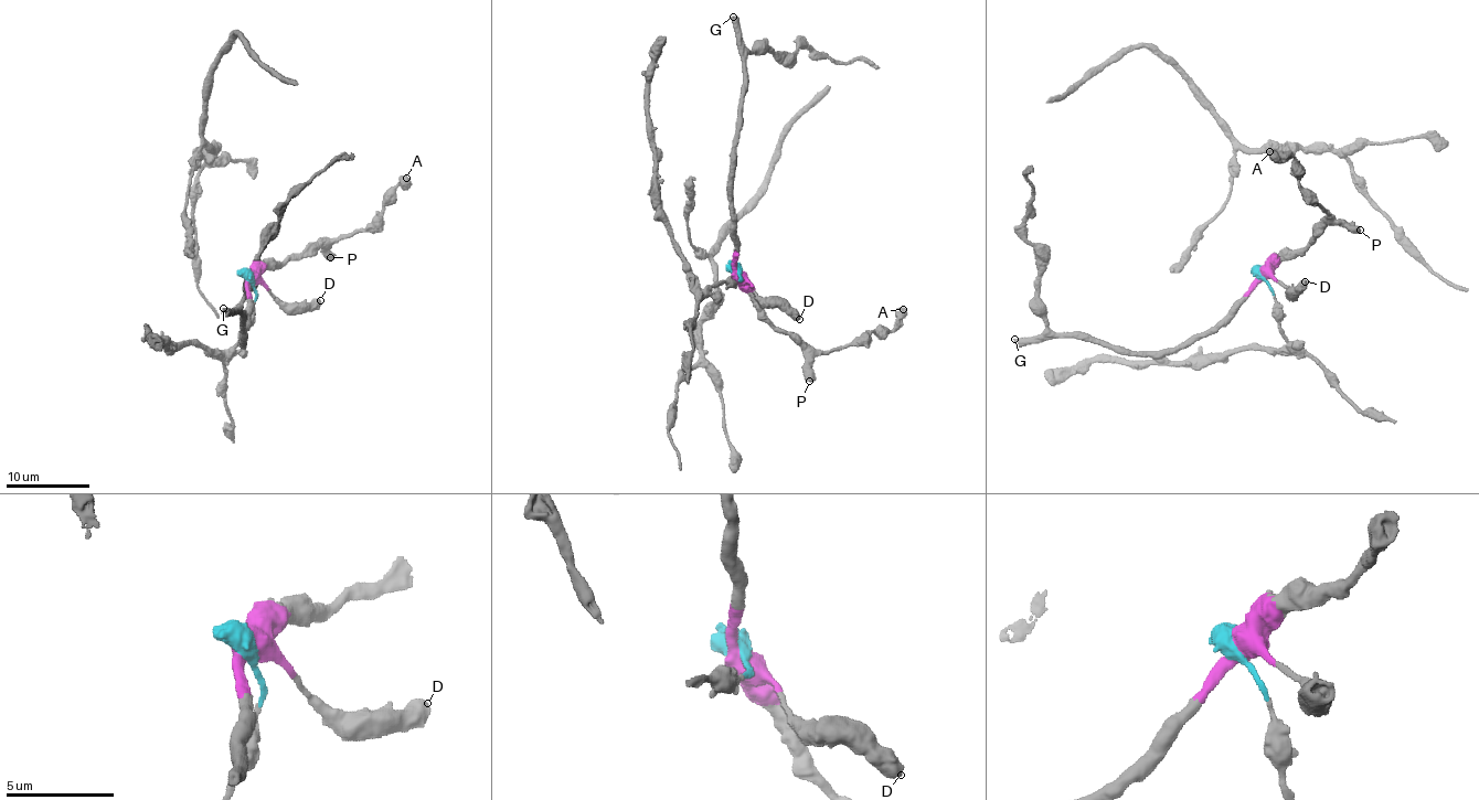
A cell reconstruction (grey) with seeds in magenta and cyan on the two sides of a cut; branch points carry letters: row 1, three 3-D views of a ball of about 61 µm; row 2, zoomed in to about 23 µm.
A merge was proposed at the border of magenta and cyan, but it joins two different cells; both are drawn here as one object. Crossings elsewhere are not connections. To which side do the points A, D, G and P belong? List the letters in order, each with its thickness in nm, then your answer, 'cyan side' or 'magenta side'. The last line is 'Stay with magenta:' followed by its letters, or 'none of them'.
A: calibre 750 nm; magenta side
D: calibre 650 nm; magenta side
G: calibre 440 nm; magenta side
P: calibre 650 nm; magenta side
Stay with magenta: A, D, G, P

